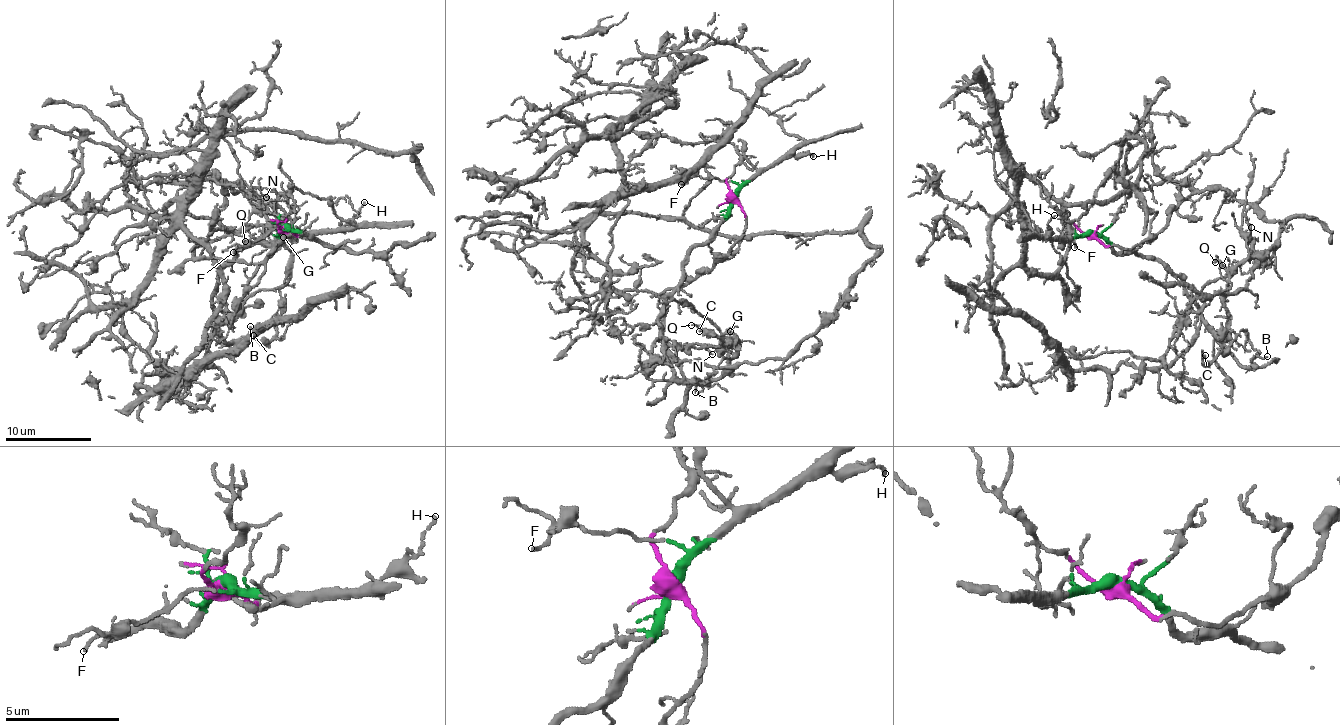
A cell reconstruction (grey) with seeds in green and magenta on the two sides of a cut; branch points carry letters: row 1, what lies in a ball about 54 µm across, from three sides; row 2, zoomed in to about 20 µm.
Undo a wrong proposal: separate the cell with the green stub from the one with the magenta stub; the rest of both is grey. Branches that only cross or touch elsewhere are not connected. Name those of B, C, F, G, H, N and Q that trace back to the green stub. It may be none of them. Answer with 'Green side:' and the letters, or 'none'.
Green side: B, F, H

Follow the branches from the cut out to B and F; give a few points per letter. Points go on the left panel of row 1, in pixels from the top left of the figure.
B: (284, 229), (271, 244), (237, 251), (212, 295), (219, 334), (230, 343), (249, 326)
F: (284, 229), (290, 231), (271, 230), (232, 253)

